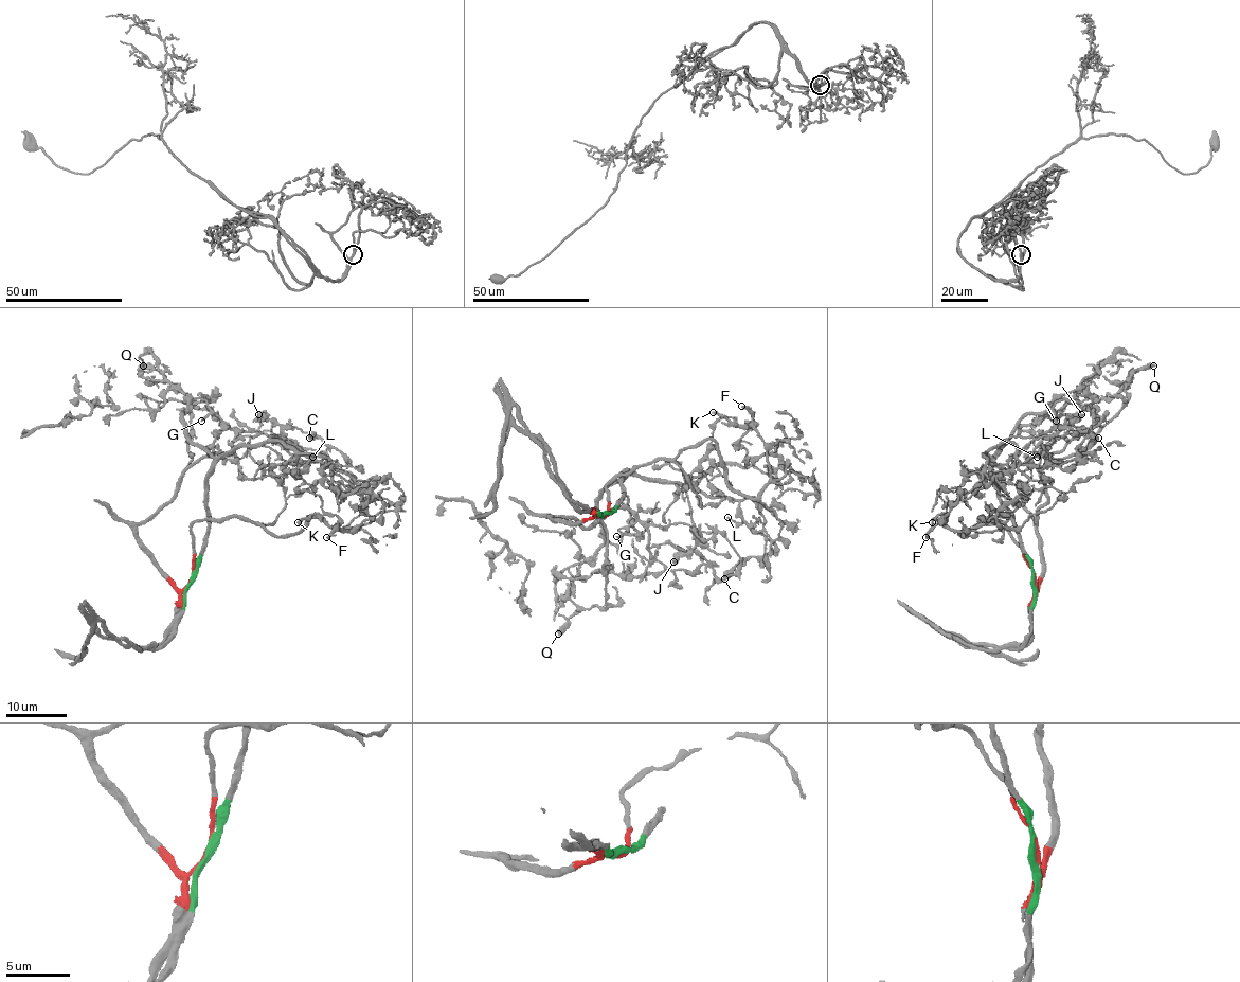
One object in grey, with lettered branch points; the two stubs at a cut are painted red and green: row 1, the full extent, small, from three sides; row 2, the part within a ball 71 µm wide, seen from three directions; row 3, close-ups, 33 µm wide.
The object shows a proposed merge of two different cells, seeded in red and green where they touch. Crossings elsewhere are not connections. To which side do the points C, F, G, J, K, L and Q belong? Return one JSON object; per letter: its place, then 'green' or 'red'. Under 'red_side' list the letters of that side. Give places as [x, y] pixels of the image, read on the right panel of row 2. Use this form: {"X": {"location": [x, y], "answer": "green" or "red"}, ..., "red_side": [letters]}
{"C": {"location": [1098, 438], "answer": "green"}, "F": {"location": [926, 537], "answer": "red"}, "G": {"location": [1056, 421], "answer": "green"}, "J": {"location": [1081, 414], "answer": "green"}, "K": {"location": [932, 522], "answer": "red"}, "L": {"location": [1037, 457], "answer": "green"}, "Q": {"location": [1153, 365], "answer": "red"}, "red_side": ["F", "K", "Q"]}

